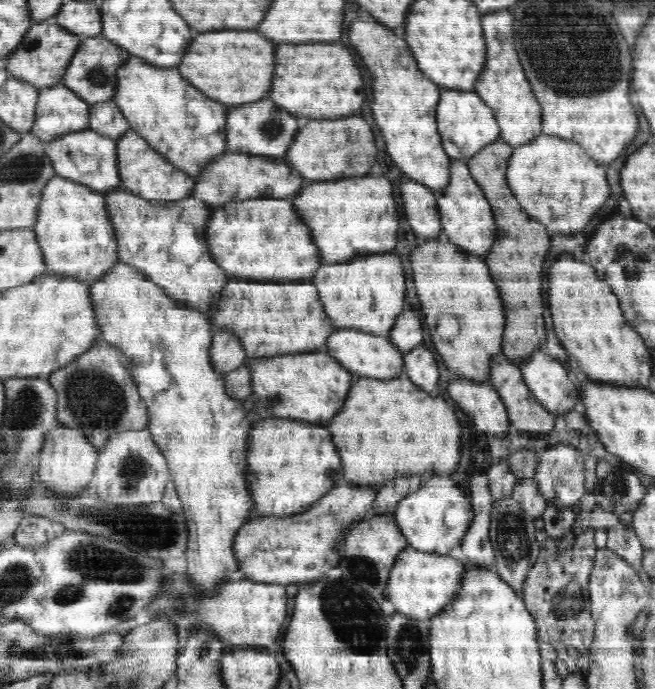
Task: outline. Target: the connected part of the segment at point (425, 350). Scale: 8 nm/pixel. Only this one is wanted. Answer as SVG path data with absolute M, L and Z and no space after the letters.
M423 342L415 346L404 358L404 370L408 379L424 384L424 388L432 392L440 380L439 363L436 358L437 354Z

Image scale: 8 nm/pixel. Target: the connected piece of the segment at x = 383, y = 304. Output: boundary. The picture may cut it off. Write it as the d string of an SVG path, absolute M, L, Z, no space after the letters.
M395 252L372 253L334 264L322 264L310 280L316 285L325 313L336 329L360 329L389 336L406 300L404 267Z

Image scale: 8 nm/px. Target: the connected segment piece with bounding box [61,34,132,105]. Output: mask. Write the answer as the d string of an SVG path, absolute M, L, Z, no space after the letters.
M101 34L83 38L76 54L72 56L61 82L91 105L107 101L112 99L116 92L116 84L118 84L116 72L119 72L124 62L131 57L126 49L118 47L116 43L112 43L111 40L106 39Z

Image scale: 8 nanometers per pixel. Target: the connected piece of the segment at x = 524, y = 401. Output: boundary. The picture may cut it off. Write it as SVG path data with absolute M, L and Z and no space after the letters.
M503 353L492 356L491 376L487 382L498 391L500 398L504 401L513 430L524 431L528 434L536 432L542 435L554 428L556 416L547 408L544 408L540 401L536 400L536 397L532 395L532 391L528 389L528 385L524 383L524 376L523 372L520 371L520 366L513 363Z

